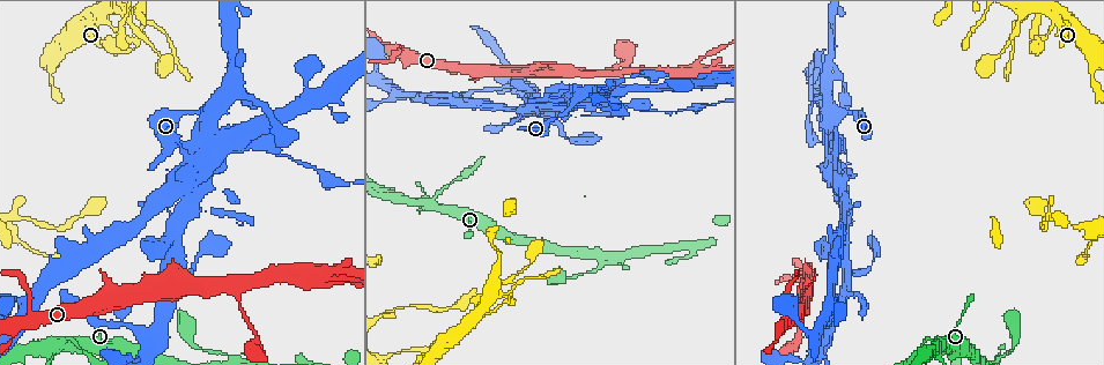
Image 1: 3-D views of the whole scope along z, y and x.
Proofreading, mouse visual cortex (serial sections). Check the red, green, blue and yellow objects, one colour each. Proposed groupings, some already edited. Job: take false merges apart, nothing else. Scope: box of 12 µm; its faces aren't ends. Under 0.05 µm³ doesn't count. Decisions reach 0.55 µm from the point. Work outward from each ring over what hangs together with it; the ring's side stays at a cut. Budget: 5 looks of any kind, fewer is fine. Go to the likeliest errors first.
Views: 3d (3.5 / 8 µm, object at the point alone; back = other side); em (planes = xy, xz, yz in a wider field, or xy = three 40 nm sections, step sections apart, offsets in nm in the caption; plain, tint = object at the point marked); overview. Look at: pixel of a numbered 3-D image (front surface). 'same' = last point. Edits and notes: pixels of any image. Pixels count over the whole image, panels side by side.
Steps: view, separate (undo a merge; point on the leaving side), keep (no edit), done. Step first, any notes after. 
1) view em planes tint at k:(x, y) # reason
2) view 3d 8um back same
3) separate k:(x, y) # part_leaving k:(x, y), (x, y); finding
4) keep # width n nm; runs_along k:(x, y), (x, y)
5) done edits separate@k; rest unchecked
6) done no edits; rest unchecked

view em xy step 5 tint at 1:(232, 28) # abrupt turn

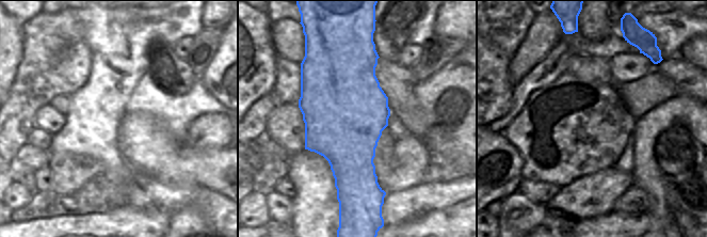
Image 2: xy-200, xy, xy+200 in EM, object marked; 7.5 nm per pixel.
view 3d 3.5um same

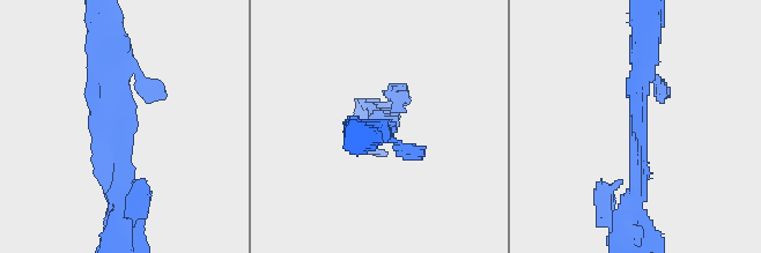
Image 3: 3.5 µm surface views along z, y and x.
keep # runs_along 3:(630, 200), (642, 72), (654, 76); one cell here

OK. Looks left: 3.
view 3d 8um at 1:(53, 346) # sudden change in width

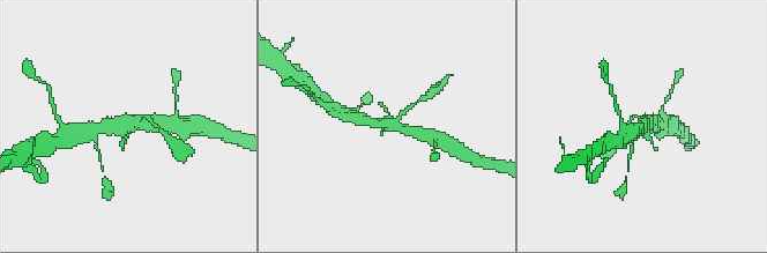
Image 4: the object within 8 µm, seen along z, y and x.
view em xy step 3 tint at 4:(388, 122) # now the EM

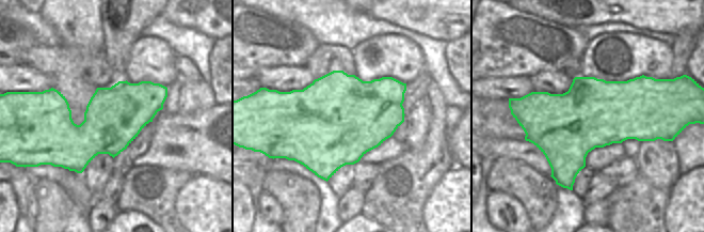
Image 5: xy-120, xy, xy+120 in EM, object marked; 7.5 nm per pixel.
keep # all the same cell

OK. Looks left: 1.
done no edits; rest unchecked

